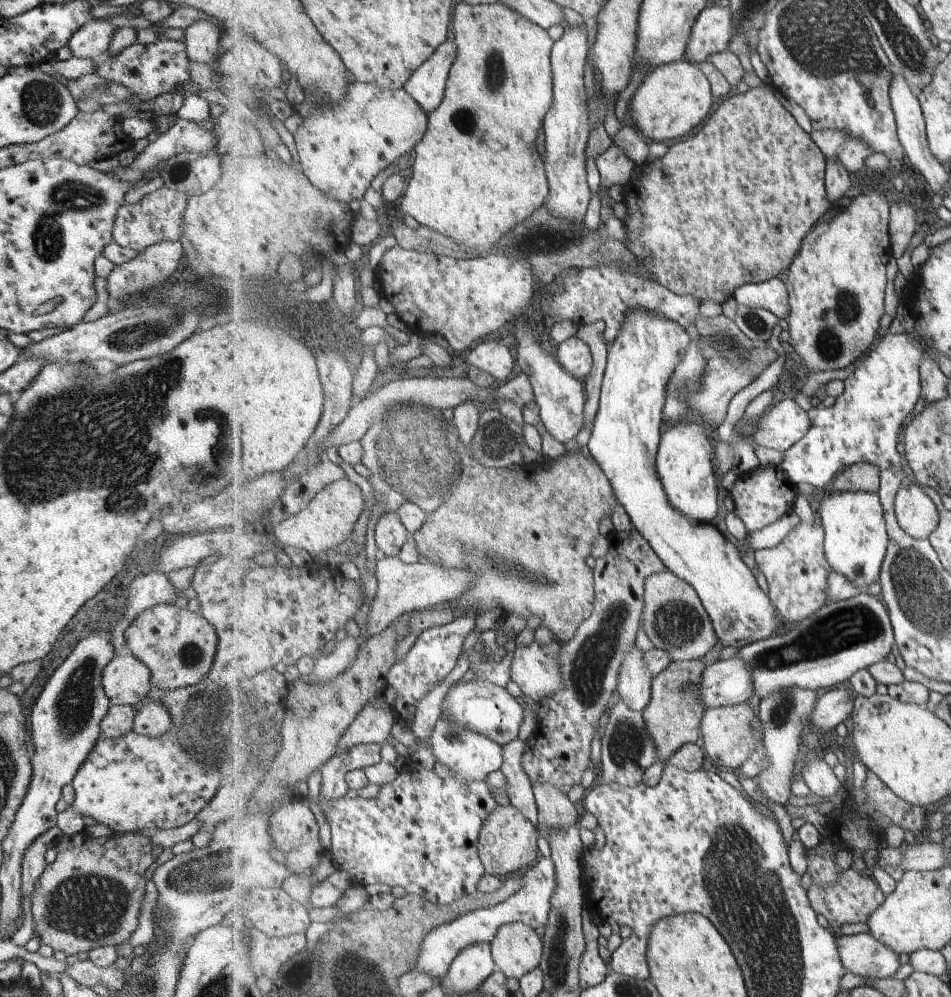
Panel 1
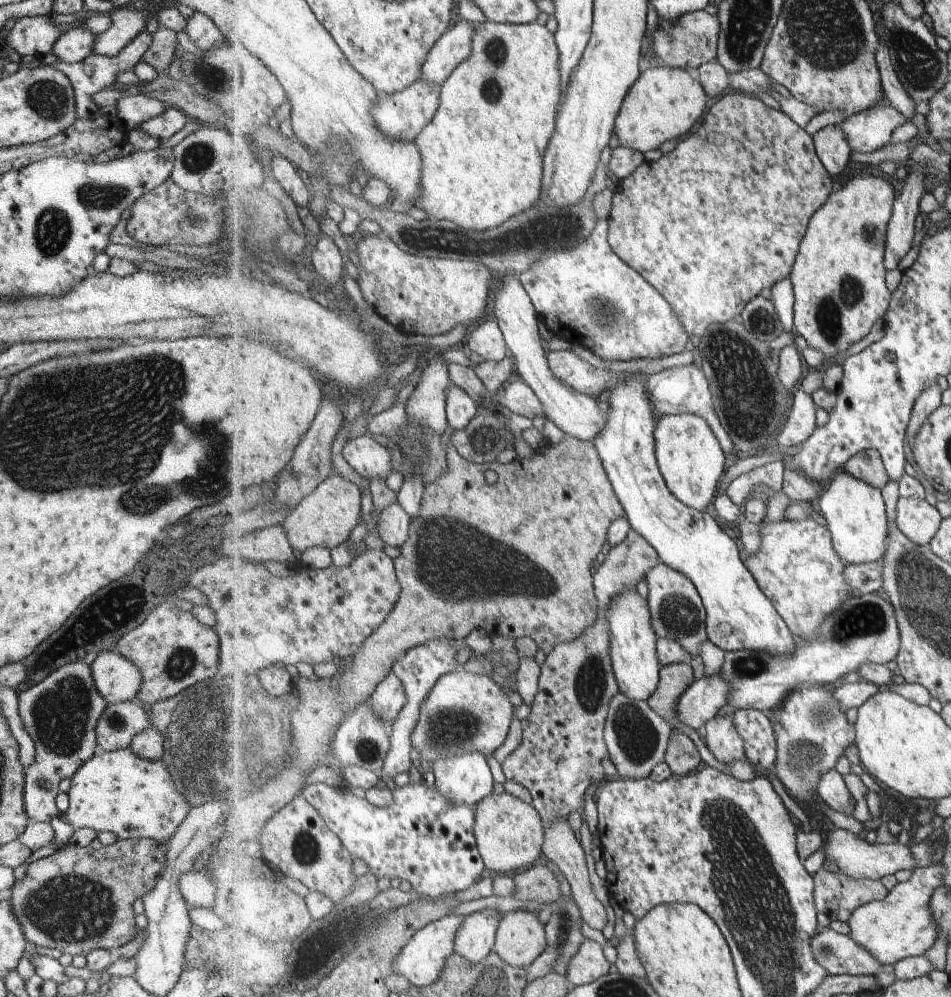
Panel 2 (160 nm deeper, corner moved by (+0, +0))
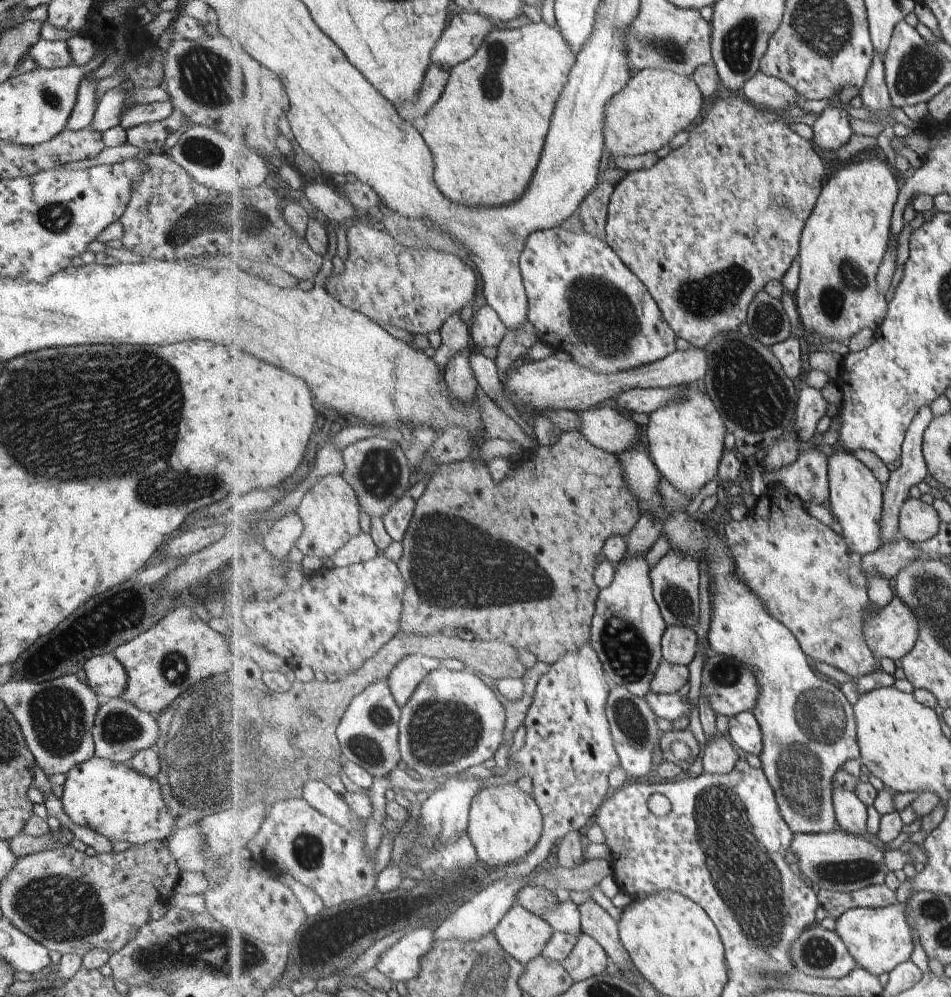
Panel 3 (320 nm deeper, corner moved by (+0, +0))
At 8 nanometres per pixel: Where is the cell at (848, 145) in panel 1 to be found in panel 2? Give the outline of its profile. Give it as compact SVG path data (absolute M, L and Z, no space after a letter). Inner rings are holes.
M885 97L873 108L849 116L841 125L854 150L875 152L890 144L895 128L905 122L899 109Z

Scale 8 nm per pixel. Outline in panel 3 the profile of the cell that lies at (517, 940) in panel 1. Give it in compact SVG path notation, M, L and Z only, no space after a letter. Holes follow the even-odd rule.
M517 902L497 925L494 933L511 956L527 965L541 956L554 931L551 923Z

